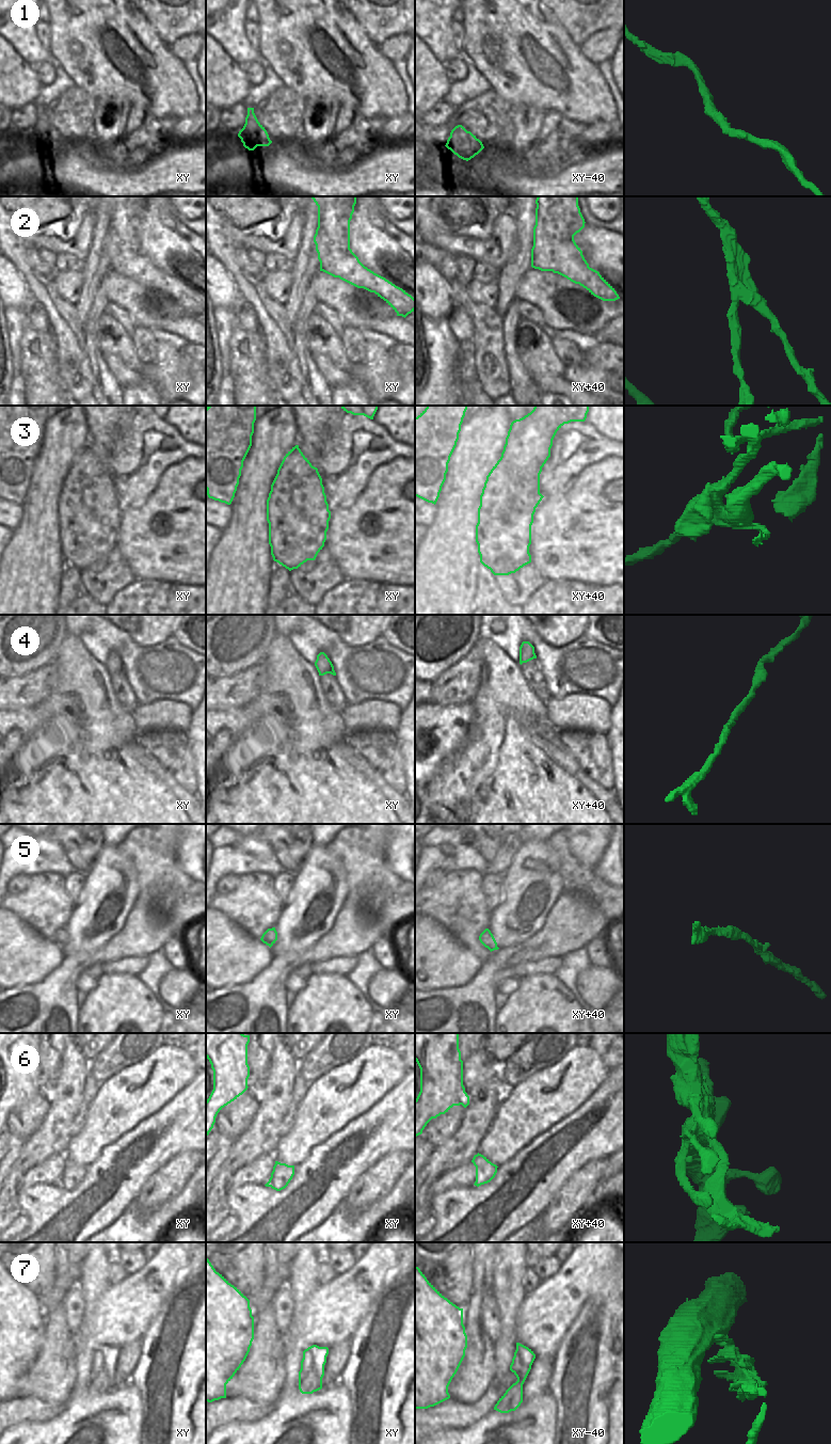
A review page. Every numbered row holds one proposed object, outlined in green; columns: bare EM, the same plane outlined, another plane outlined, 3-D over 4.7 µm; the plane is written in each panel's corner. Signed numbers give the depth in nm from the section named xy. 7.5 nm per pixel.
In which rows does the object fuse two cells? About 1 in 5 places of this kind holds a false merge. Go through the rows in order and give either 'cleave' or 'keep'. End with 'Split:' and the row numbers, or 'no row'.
1: keep
2: cleave
3: cleave
4: keep
5: keep
6: cleave
7: cleave
Split: 2, 3, 6, 7

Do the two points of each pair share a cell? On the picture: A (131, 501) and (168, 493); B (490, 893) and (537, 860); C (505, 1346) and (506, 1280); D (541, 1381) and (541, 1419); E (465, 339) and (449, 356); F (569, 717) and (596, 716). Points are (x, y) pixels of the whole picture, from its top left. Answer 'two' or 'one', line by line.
A: two
B: two
C: one
D: two
E: two
F: one

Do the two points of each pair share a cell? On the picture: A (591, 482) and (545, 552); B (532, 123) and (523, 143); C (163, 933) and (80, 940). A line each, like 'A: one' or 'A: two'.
A: one
B: one
C: two

